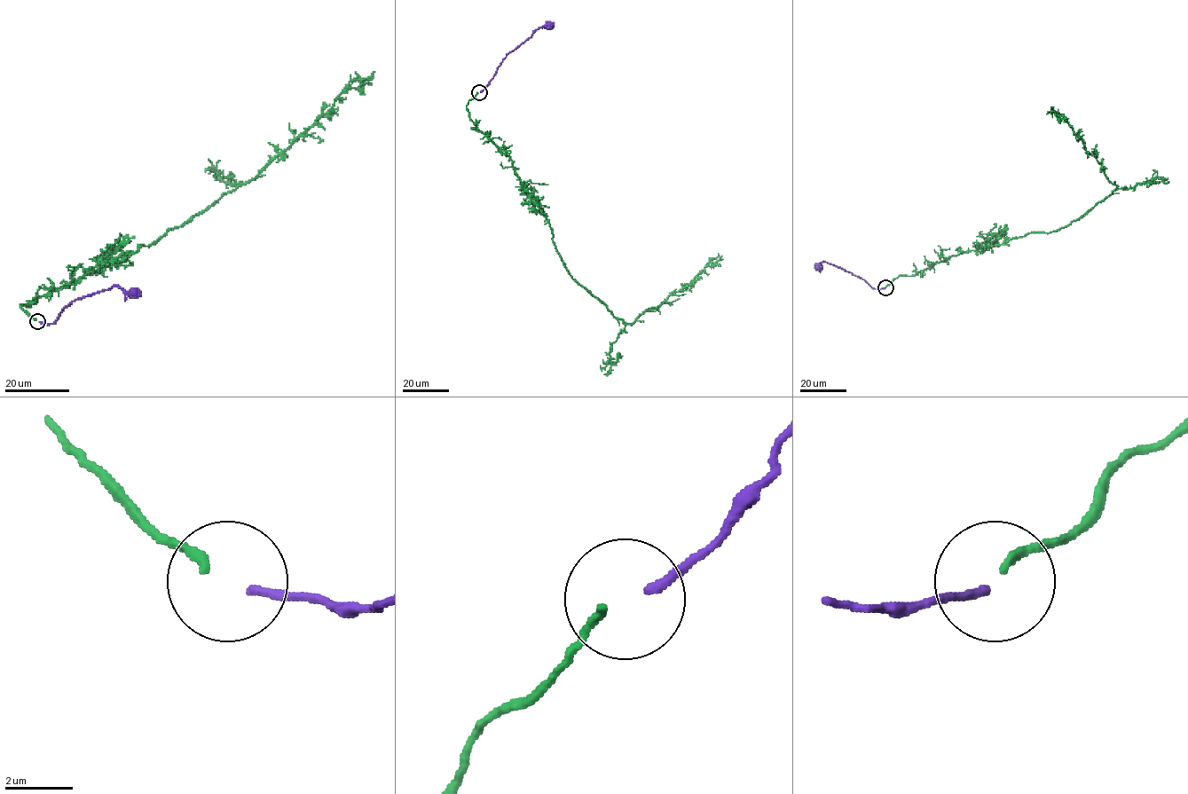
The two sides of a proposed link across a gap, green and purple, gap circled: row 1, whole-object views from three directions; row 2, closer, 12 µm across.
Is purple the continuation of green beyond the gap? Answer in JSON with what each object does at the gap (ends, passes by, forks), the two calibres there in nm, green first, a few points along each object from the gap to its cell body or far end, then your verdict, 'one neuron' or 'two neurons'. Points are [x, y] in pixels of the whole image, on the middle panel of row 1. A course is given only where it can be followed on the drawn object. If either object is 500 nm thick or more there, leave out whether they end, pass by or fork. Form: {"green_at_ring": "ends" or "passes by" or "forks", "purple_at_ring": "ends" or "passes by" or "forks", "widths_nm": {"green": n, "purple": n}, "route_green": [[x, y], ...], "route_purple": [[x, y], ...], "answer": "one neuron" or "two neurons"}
{"green_at_ring": "ends", "purple_at_ring": "ends", "widths_nm": {"green": 260, "purple": 260}, "route_green": [[477, 92], [466, 106], [469, 119], [509, 158], [568, 272], [615, 317], [632, 324], [722, 259]], "route_purple": [[480, 92], [507, 54], [536, 29], [547, 26]], "answer": "two neurons"}

